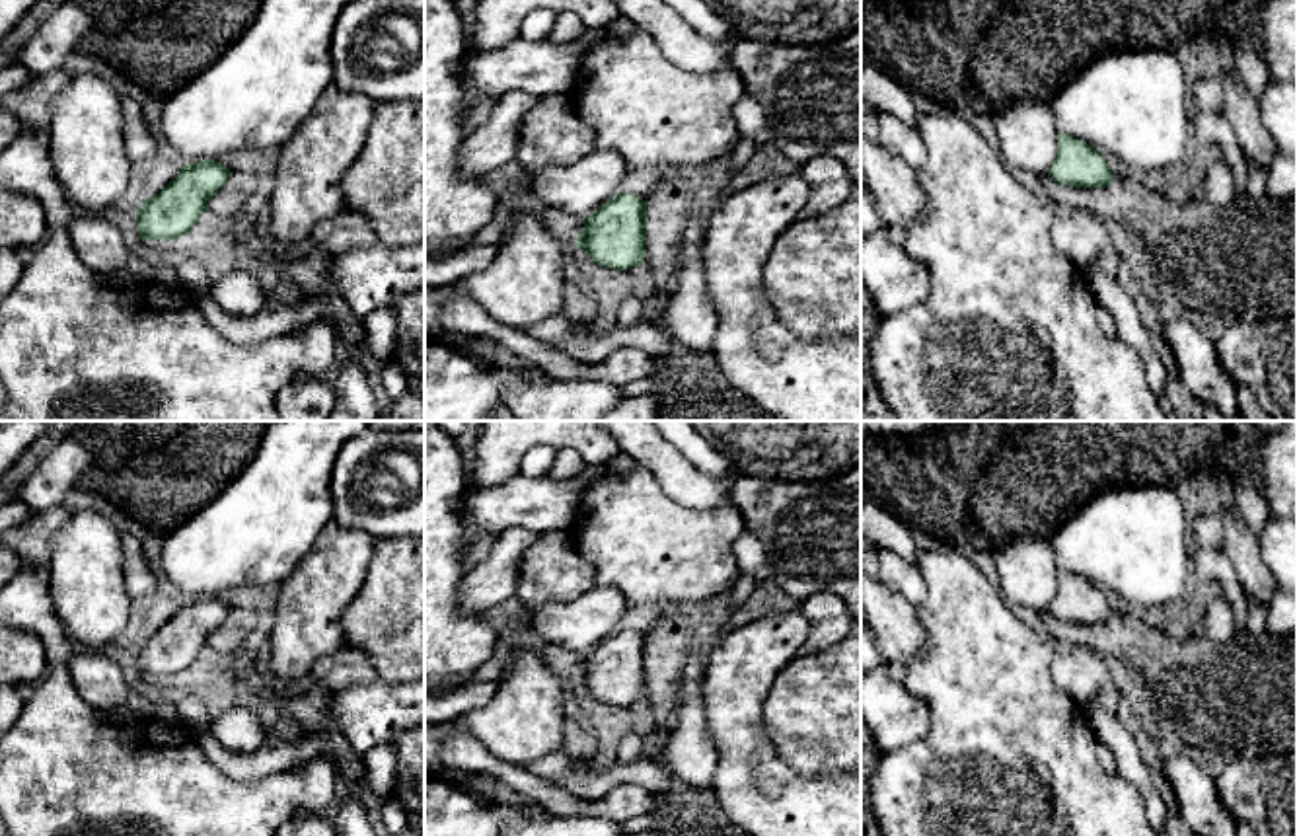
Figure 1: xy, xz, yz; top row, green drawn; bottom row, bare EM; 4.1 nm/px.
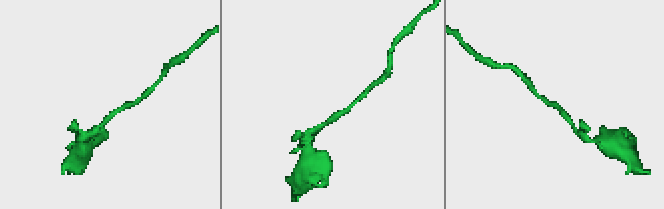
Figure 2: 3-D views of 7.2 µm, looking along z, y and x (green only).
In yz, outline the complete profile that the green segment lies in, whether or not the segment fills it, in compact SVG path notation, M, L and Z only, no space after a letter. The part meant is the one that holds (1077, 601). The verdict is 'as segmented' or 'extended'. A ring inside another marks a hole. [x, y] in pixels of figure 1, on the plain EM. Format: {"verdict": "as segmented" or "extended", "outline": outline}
{"verdict": "as segmented", "outline": "M1059 569L1056 596L1048 612L1069 624L1106 624L1114 618L1114 610L1102 590L1087 579Z"}

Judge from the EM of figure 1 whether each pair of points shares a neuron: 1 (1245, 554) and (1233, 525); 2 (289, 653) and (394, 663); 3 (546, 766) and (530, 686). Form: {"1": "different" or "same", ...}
{"1": "same", "2": "different", "3": "different"}

